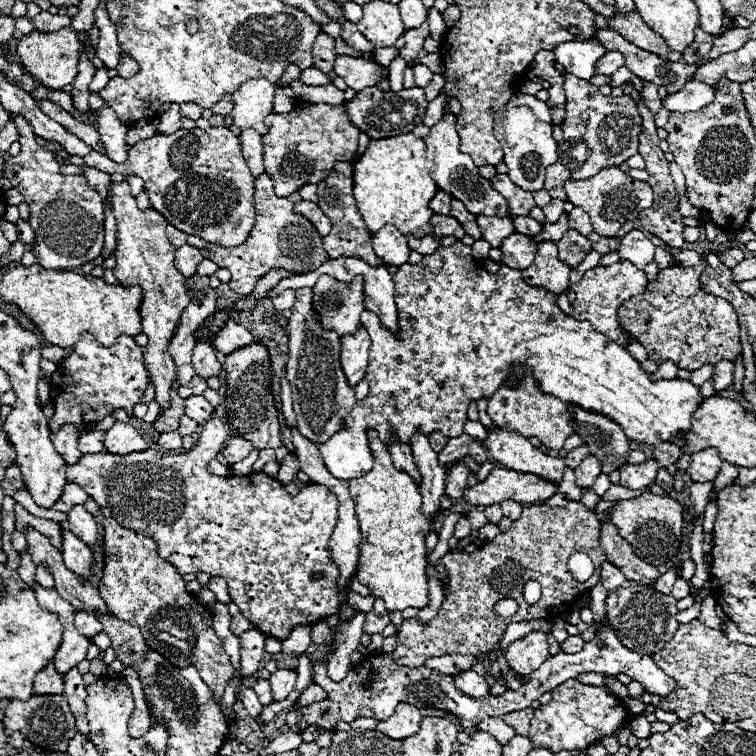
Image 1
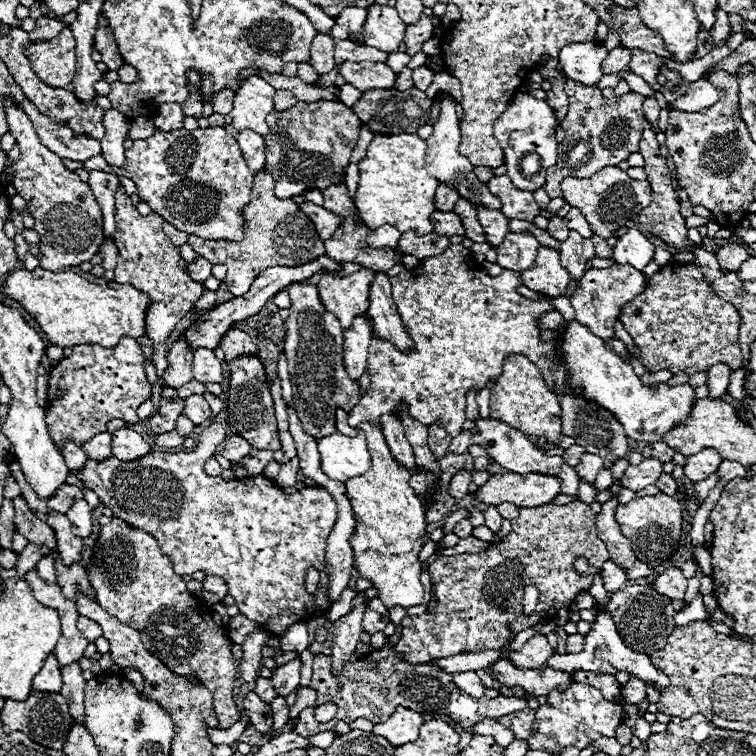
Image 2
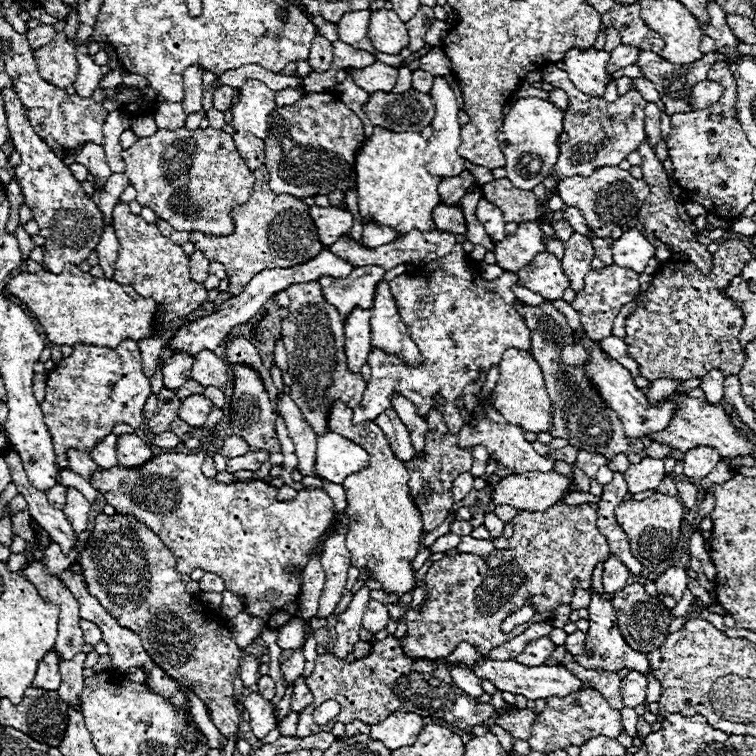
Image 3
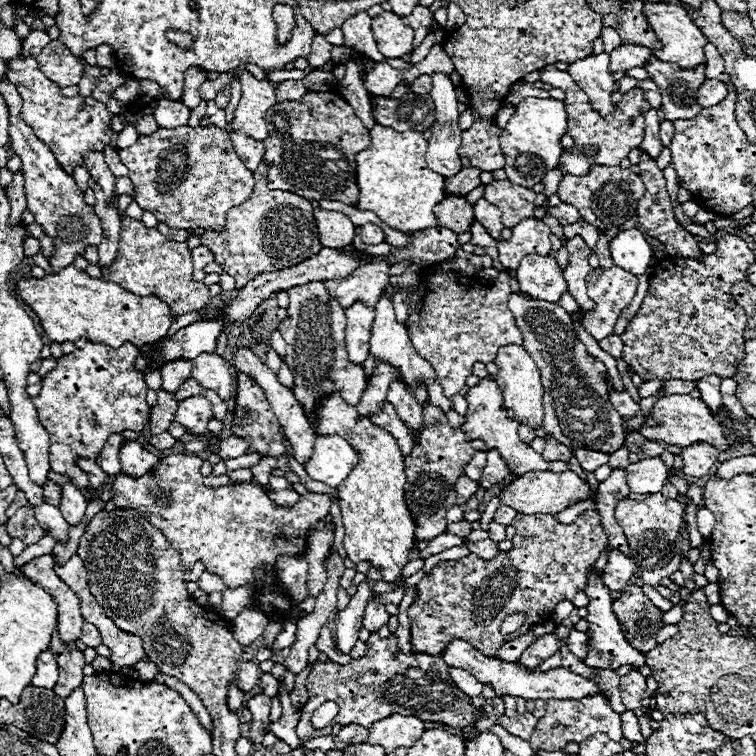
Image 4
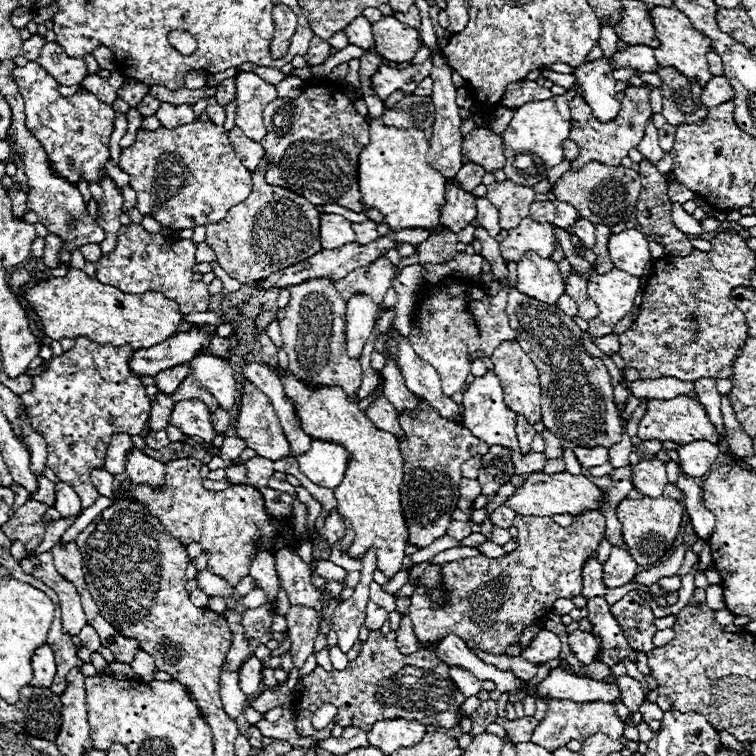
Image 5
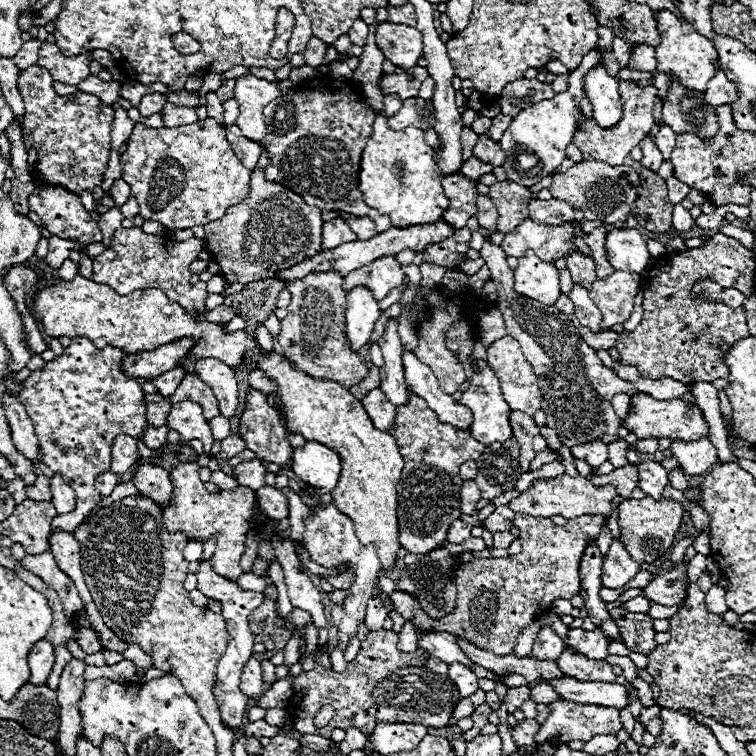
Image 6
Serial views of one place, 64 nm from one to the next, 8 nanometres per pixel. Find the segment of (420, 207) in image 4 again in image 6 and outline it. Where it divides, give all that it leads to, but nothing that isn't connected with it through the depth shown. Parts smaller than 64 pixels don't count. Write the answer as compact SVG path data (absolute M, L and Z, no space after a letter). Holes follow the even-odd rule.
M376 116L372 124L372 134L360 158L360 190L364 202L386 214L392 226L416 226L432 224L442 218L444 208L448 208L448 198L442 188L442 174L434 162L434 150L424 142L424 130L408 126L404 130L392 130L386 124L386 116Z

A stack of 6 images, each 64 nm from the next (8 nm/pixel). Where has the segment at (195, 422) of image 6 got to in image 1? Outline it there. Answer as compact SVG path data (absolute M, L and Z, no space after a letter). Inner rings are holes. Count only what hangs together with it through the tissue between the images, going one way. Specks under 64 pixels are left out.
M190 396L186 398L186 416L190 416L194 422L204 424L214 412L214 406L204 396Z

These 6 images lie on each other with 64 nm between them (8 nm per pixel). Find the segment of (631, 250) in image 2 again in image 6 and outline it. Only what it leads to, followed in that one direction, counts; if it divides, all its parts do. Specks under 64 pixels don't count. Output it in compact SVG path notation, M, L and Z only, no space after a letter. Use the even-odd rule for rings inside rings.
M636 228L610 230L606 236L606 254L608 262L616 270L634 272L634 274L640 274L650 260L646 248L646 236L640 234Z

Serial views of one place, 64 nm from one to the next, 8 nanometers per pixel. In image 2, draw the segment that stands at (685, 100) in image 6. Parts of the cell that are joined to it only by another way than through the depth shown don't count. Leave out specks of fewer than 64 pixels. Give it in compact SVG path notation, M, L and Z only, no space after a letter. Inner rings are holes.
M730 32L730 36L724 40L722 46L714 44L714 48L712 48L710 54L706 54L704 58L692 60L692 62L684 62L684 64L674 62L674 60L670 60L670 58L660 58L660 56L656 56L656 54L648 54L648 52L644 52L644 50L632 50L630 70L632 70L634 74L638 74L640 78L644 78L654 90L664 92L666 102L672 102L672 100L676 100L680 94L684 94L688 82L696 82L696 78L702 78L702 74L704 74L704 70L706 70L708 66L712 66L712 64L720 62L724 56L732 54L746 38L748 38L748 36L746 36L744 32Z

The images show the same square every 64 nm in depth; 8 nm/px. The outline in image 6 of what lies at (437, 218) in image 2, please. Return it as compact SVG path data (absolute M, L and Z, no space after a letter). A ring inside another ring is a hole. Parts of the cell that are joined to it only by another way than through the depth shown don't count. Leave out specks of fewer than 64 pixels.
M458 172L452 174L452 176L444 176L442 184L444 184L444 192L450 200L442 218L454 230L460 230L476 214L476 196L478 196L476 186L470 184L470 180L460 176Z

